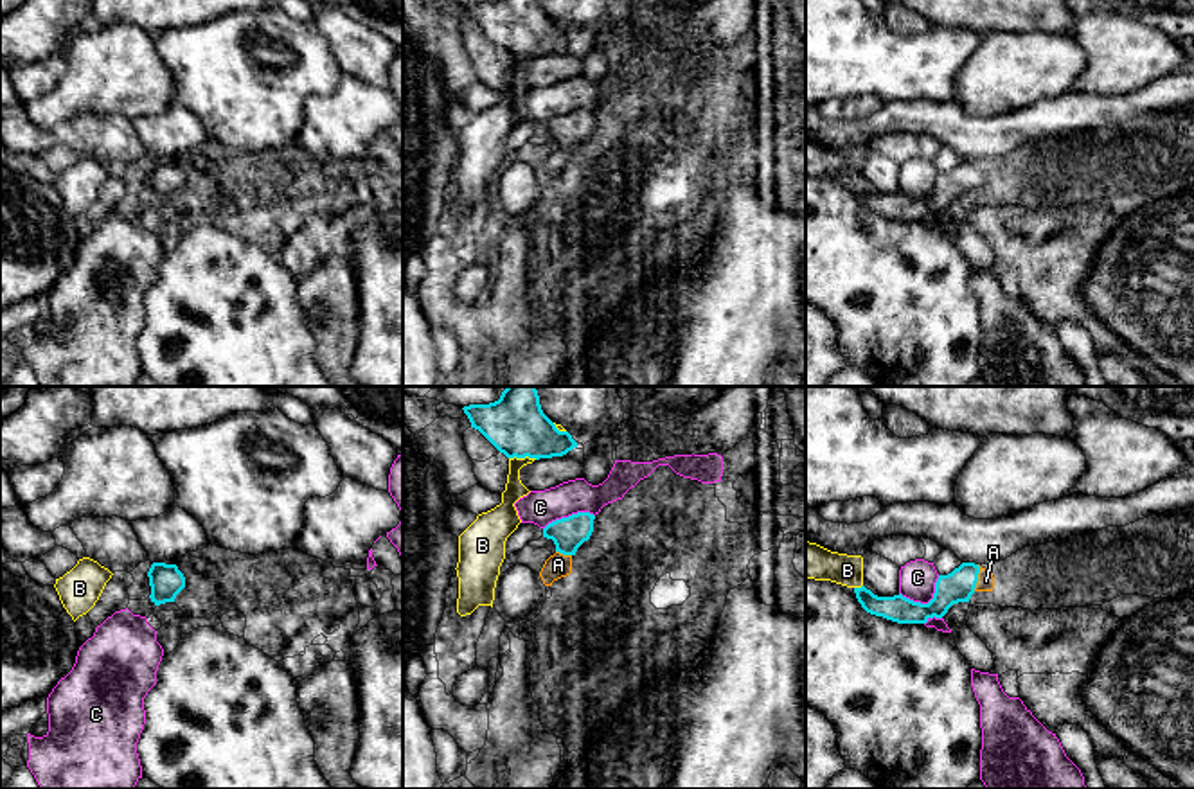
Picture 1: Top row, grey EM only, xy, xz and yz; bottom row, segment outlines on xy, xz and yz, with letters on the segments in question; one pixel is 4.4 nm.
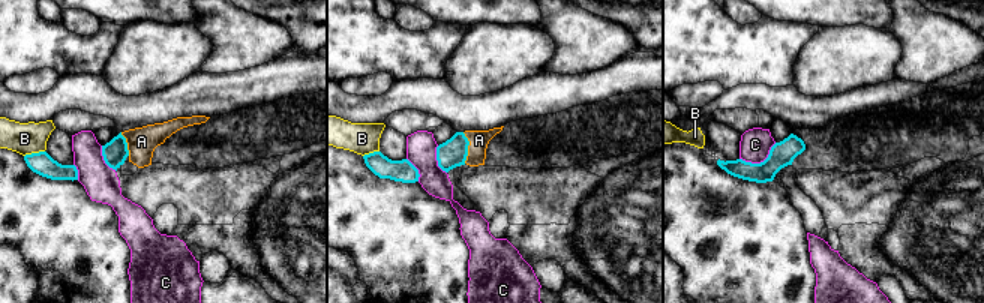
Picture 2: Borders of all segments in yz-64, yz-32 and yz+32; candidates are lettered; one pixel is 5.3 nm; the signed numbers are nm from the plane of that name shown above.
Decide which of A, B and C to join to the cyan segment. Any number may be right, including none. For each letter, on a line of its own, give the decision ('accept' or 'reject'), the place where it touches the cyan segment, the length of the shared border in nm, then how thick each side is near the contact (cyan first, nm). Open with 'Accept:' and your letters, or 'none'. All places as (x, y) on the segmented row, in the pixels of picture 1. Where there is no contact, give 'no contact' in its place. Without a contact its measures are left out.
Accept: A
A: accept; contact yz (977, 577); length 120 nm; calibres 140 and 80 nm
B: reject; contact xz (524, 457); length 130 nm; calibres 280 and 90 nm
C: reject; contact yz (928, 602); length 200 nm; calibres 140 and 160 nm

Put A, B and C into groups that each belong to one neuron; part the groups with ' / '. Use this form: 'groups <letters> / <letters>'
groups A / B / C

